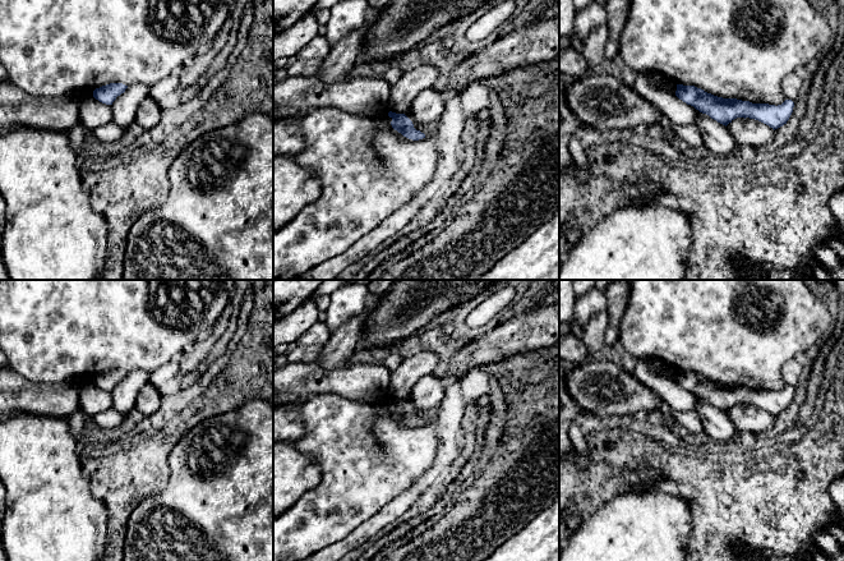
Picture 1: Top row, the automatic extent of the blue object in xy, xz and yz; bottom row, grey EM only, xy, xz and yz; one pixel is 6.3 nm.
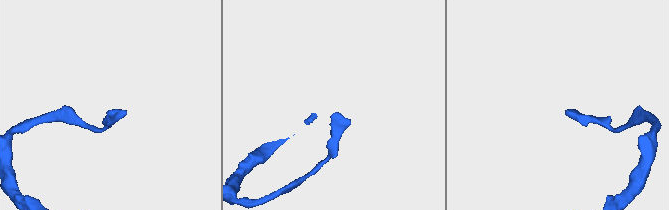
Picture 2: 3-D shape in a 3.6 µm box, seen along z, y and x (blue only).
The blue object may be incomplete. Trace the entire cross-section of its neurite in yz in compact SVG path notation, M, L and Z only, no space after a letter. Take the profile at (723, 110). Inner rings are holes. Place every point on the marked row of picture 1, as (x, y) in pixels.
M677 84L675 96L725 127L737 118L750 118L775 130L787 124L794 107L792 100L785 100L778 106L752 104L737 98L718 97L695 86L683 84Z

